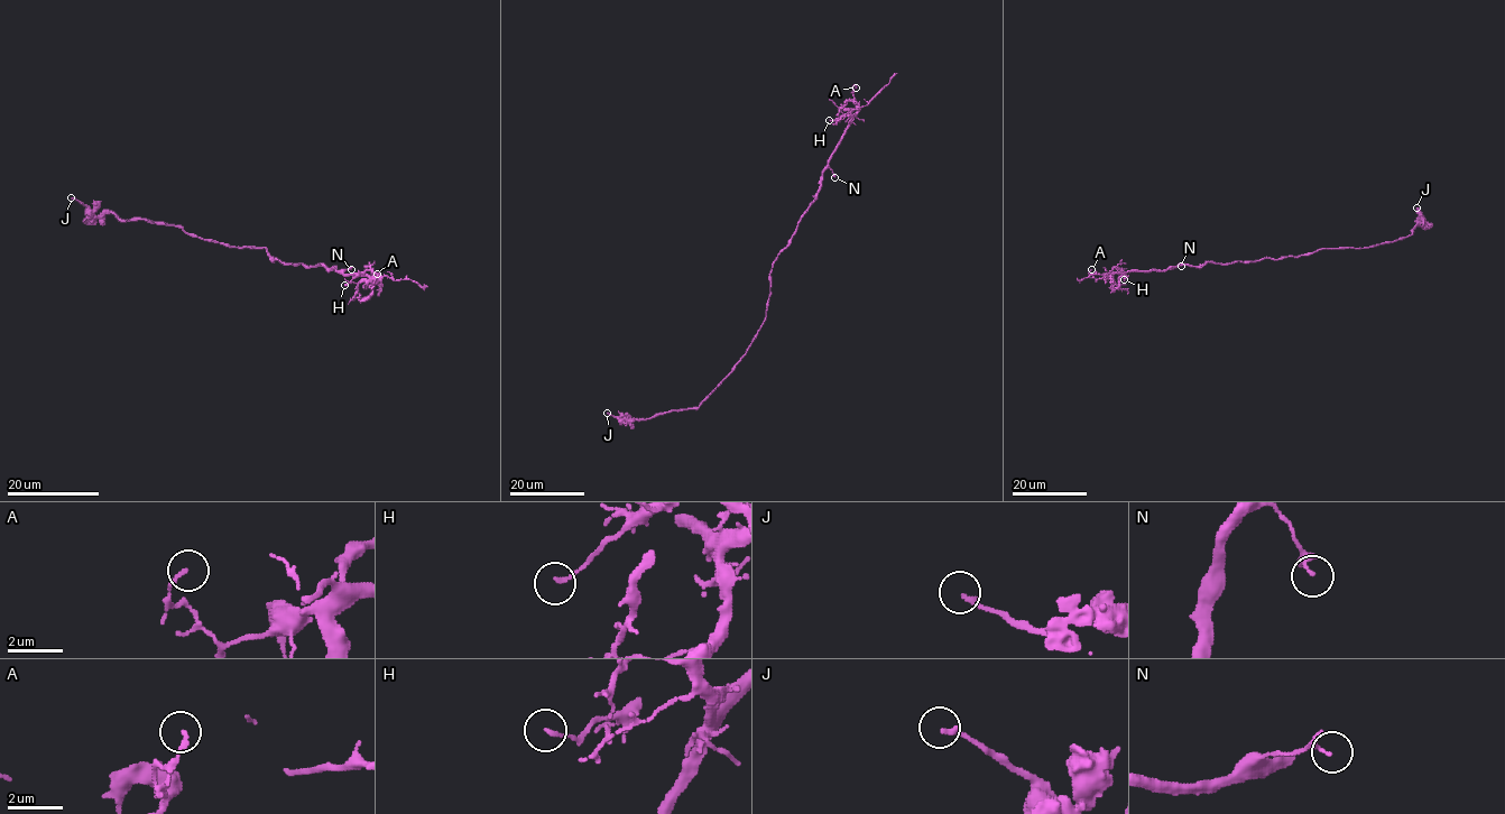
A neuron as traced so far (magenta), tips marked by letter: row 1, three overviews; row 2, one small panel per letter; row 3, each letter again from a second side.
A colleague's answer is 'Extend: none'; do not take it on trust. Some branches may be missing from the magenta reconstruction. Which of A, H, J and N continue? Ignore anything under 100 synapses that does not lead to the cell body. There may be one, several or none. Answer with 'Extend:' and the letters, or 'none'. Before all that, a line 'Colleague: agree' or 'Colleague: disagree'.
Colleague: agree
Extend: none

